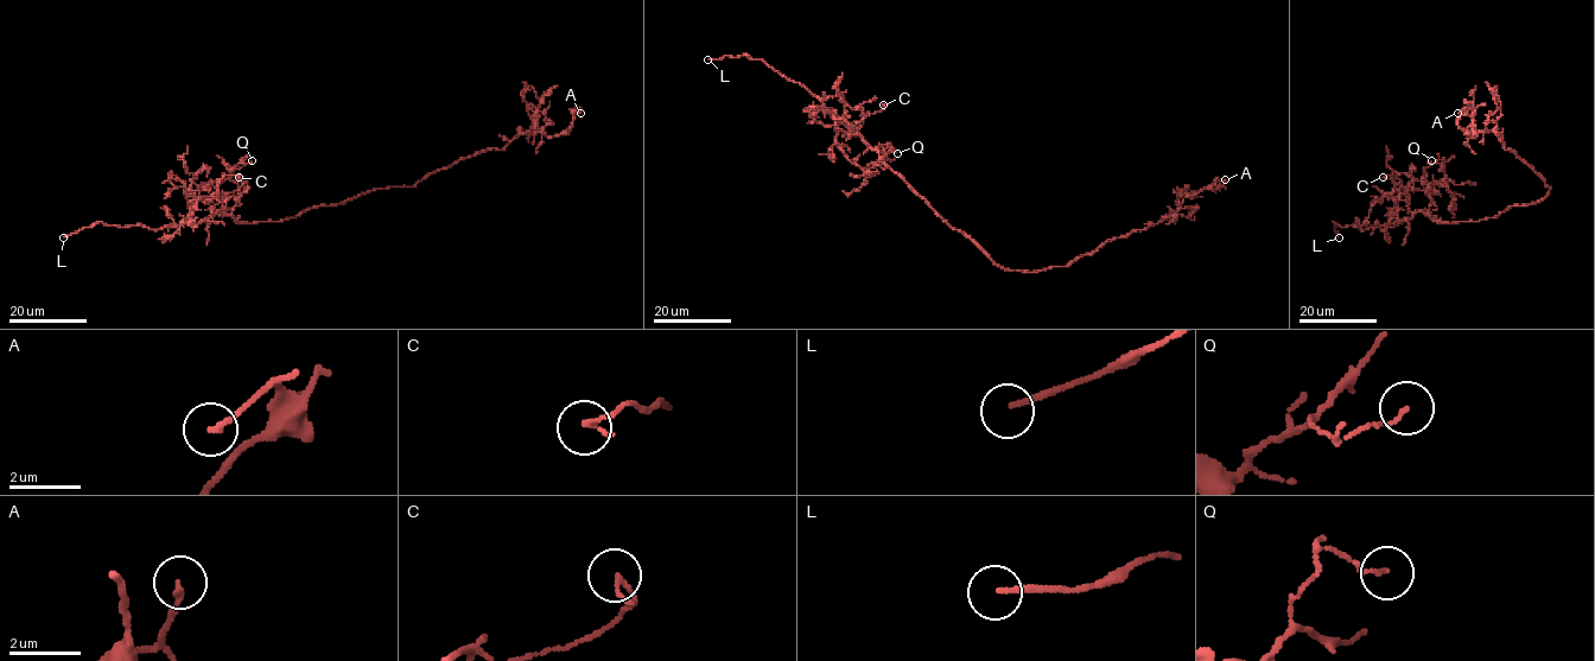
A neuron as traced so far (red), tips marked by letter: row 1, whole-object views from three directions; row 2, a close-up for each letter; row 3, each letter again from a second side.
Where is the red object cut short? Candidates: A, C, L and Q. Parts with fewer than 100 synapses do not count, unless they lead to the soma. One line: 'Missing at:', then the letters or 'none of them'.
Missing at: L

